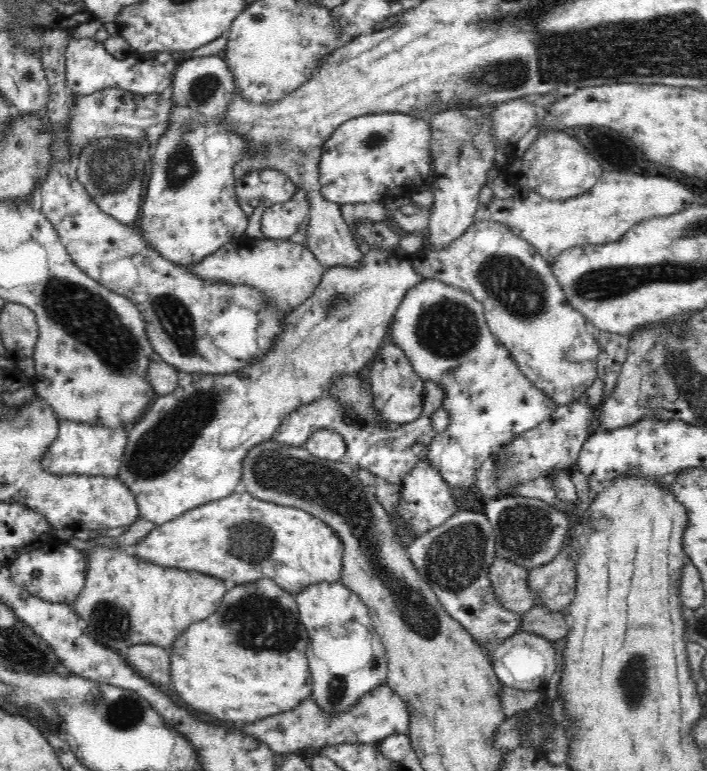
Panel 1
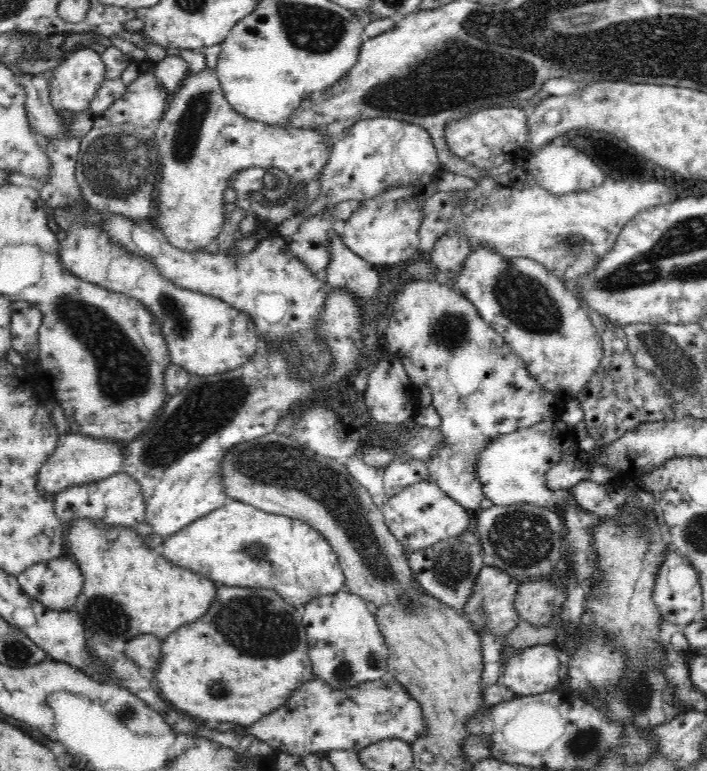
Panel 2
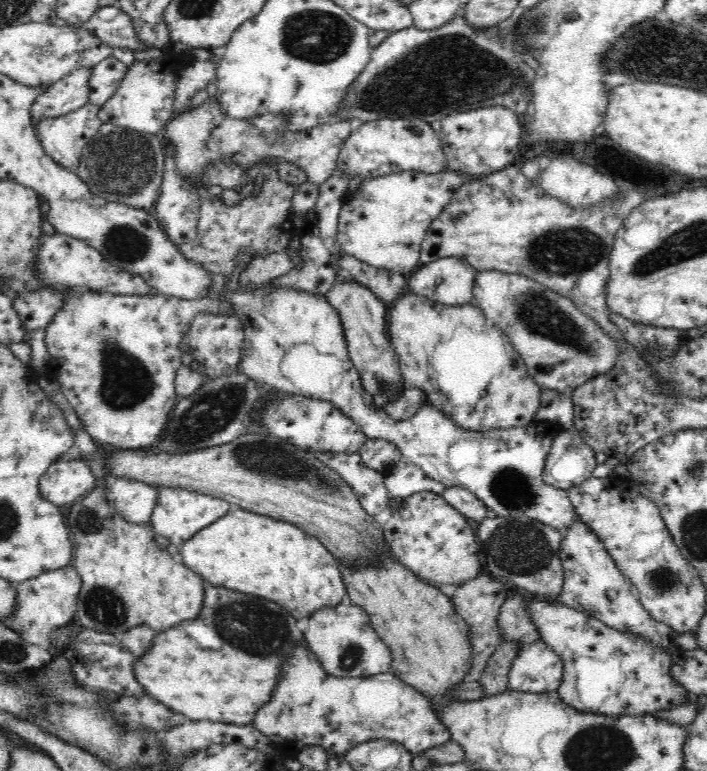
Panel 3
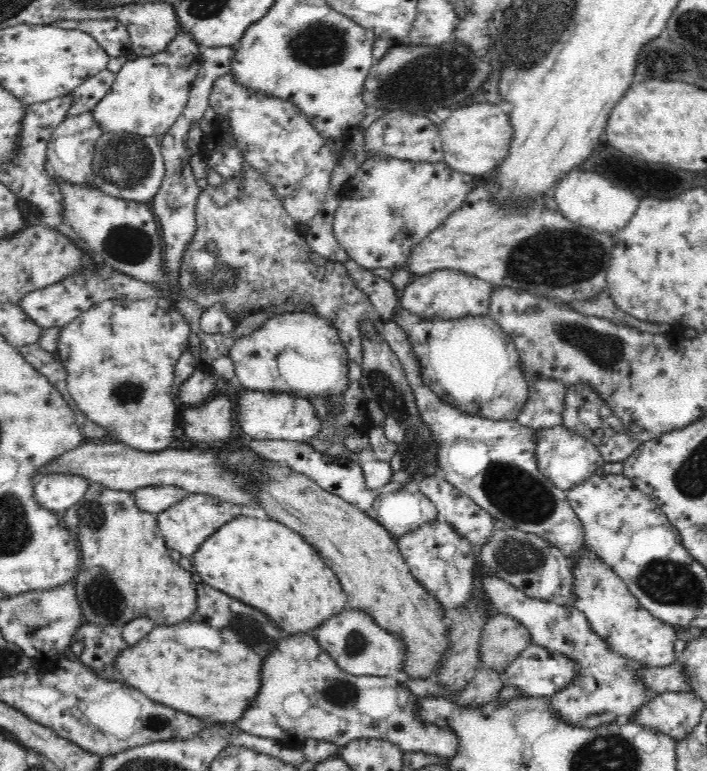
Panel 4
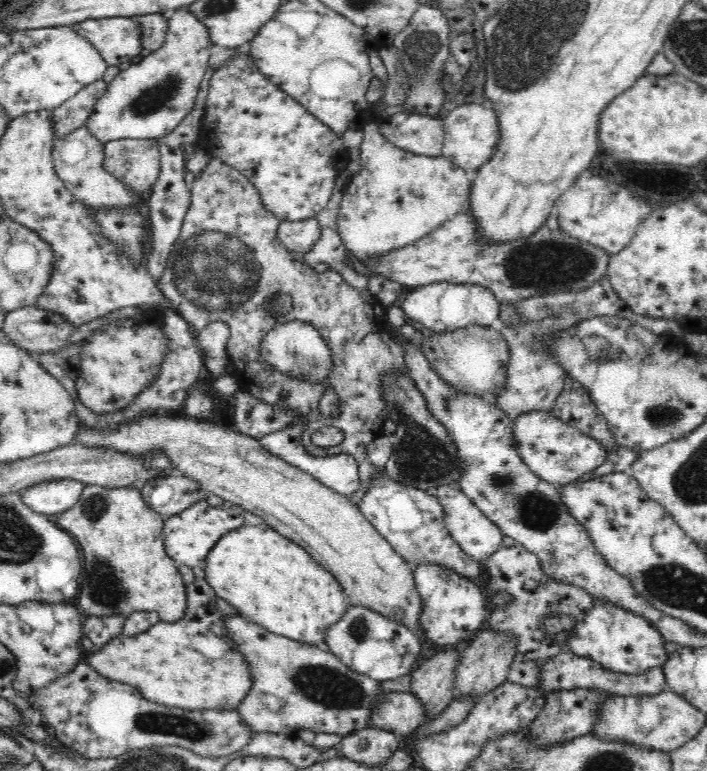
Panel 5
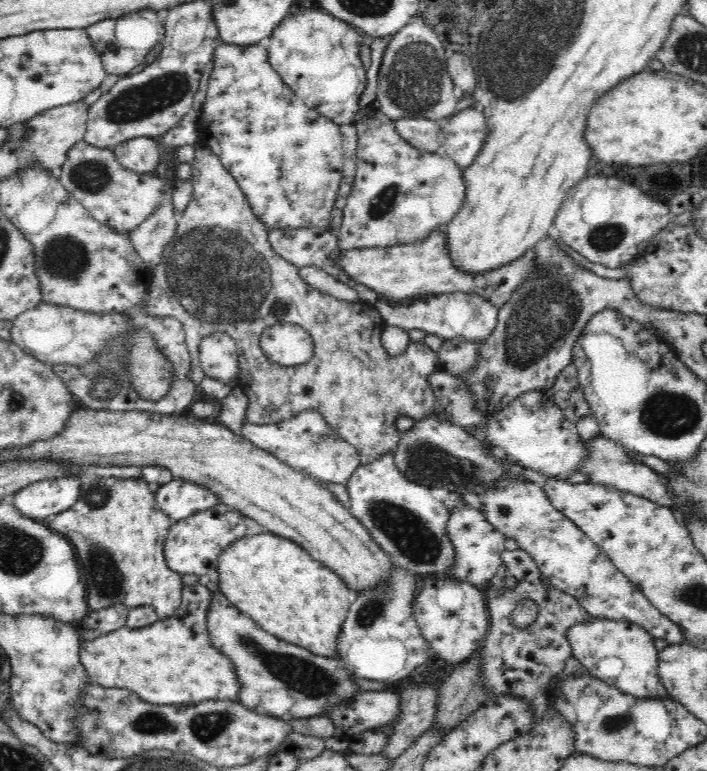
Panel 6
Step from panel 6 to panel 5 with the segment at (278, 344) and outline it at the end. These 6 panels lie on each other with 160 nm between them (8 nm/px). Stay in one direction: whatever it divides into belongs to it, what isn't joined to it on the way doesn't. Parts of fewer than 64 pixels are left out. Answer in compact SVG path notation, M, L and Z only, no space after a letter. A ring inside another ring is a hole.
M292 321L278 324L260 342L260 361L280 373L302 374L306 362L316 363L316 376L328 378L333 368L331 349L316 328L308 322Z

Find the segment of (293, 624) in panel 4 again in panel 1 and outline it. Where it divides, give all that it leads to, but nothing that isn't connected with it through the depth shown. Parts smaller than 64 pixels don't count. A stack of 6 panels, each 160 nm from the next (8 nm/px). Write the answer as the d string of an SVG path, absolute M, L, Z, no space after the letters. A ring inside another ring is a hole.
M236 490L226 498L208 502L198 508L186 510L182 516L155 526L143 540L135 545L138 559L168 568L204 572L222 580L232 580L236 585L256 582L262 578L273 580L286 592L296 595L318 582L339 582L343 569L344 543L322 519L294 506L280 506L264 502L249 492Z

